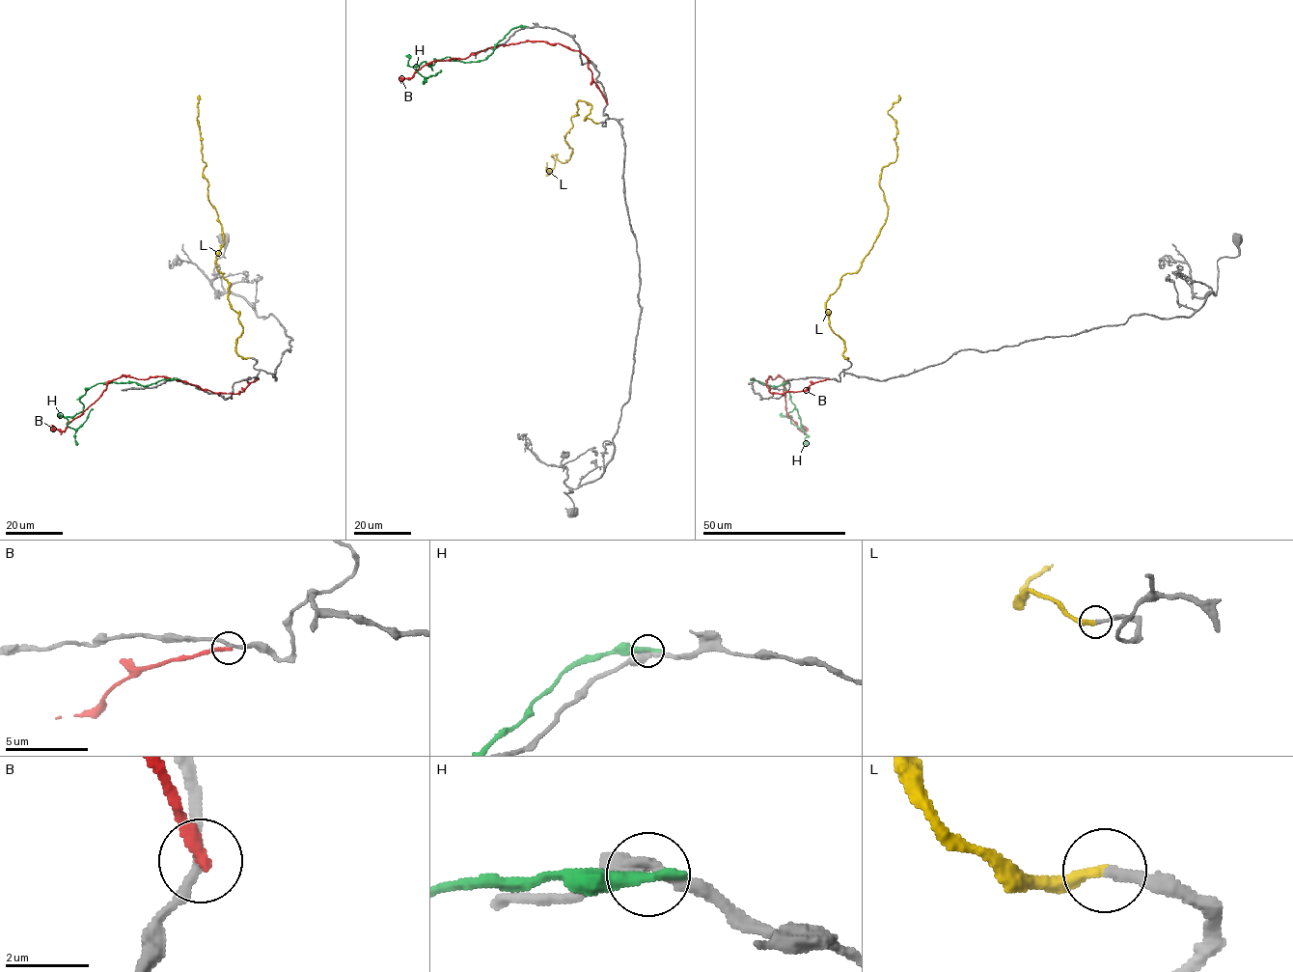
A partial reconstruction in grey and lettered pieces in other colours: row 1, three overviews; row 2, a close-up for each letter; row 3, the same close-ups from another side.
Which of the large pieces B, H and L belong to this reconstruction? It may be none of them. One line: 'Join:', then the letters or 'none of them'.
Join: L

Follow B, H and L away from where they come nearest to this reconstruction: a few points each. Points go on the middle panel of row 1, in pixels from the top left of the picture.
B: (607, 104), (591, 79), (589, 61), (557, 43), (499, 44), (464, 58), (432, 61), (412, 76), (399, 77)
H: (525, 26), (483, 60), (416, 66), (426, 77), (441, 69)
L: (597, 123), (585, 120), (591, 105), (579, 100), (565, 136), (571, 155), (564, 162), (552, 155), (548, 174)

